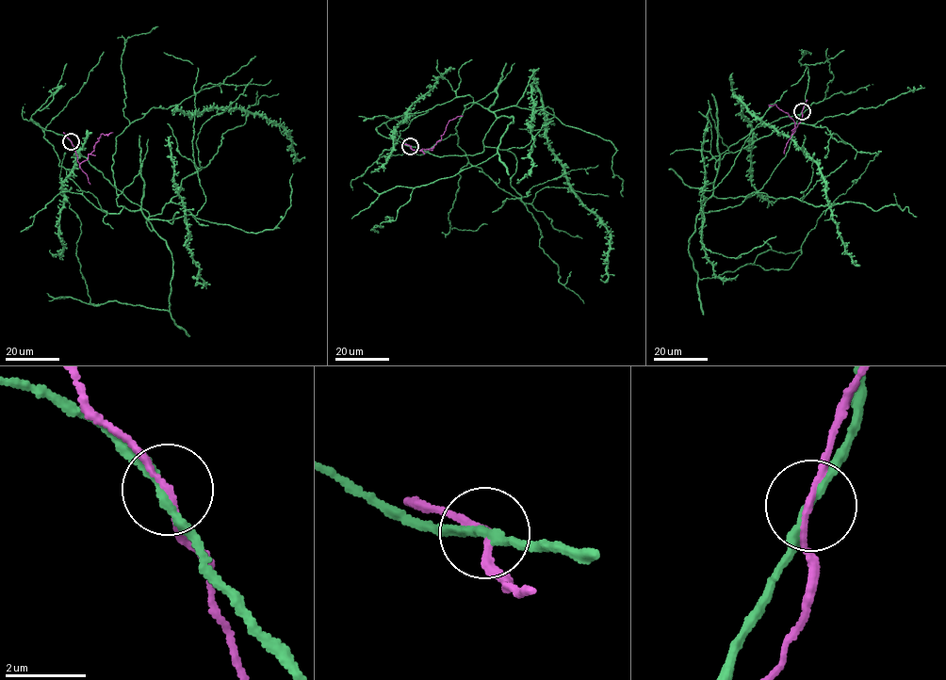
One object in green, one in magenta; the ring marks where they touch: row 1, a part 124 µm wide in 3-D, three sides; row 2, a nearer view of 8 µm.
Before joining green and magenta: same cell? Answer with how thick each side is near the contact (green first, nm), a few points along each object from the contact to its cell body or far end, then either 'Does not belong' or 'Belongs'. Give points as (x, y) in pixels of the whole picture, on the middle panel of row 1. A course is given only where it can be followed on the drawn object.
Thickness 200 nm (green) against 140 nm. Course of green: (411, 146), (475, 155), (497, 119), (513, 119), (497, 153), (415, 186), (378, 232). Course of magenta: (411, 146), (412, 150), (432, 150), (448, 122), (463, 116). Does not belong

